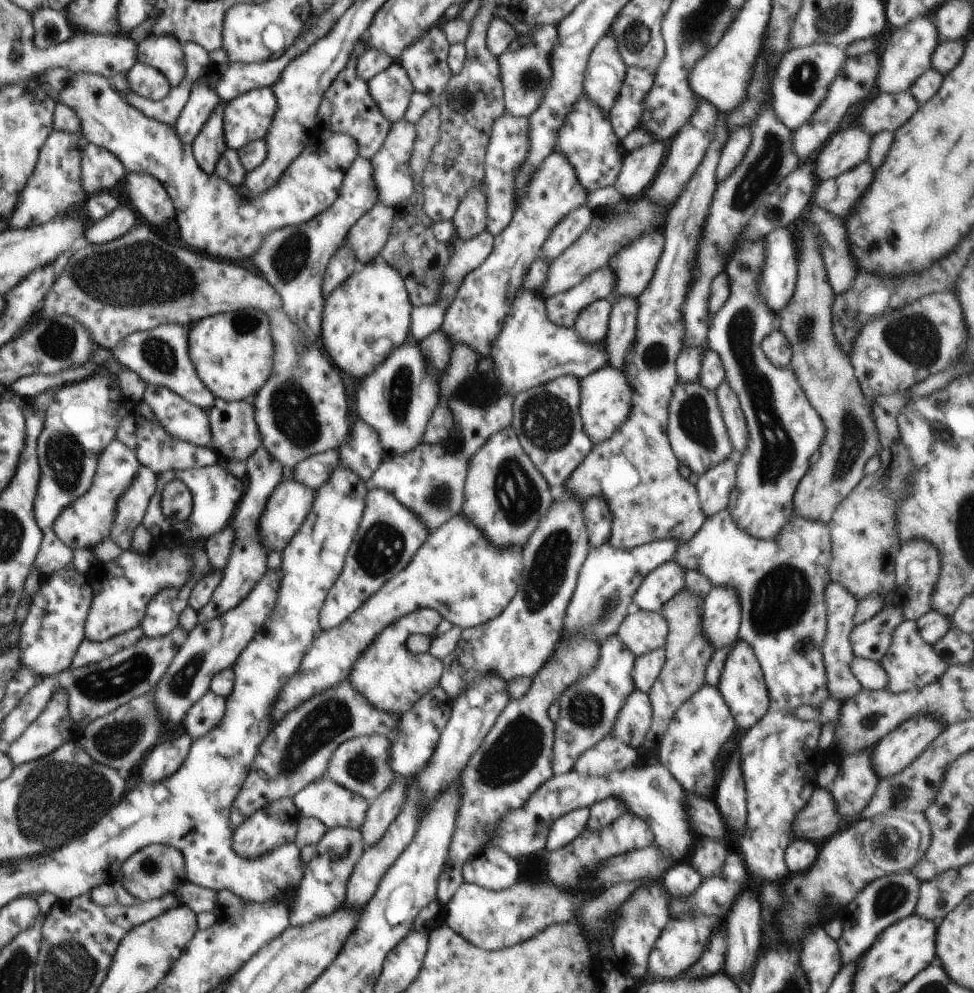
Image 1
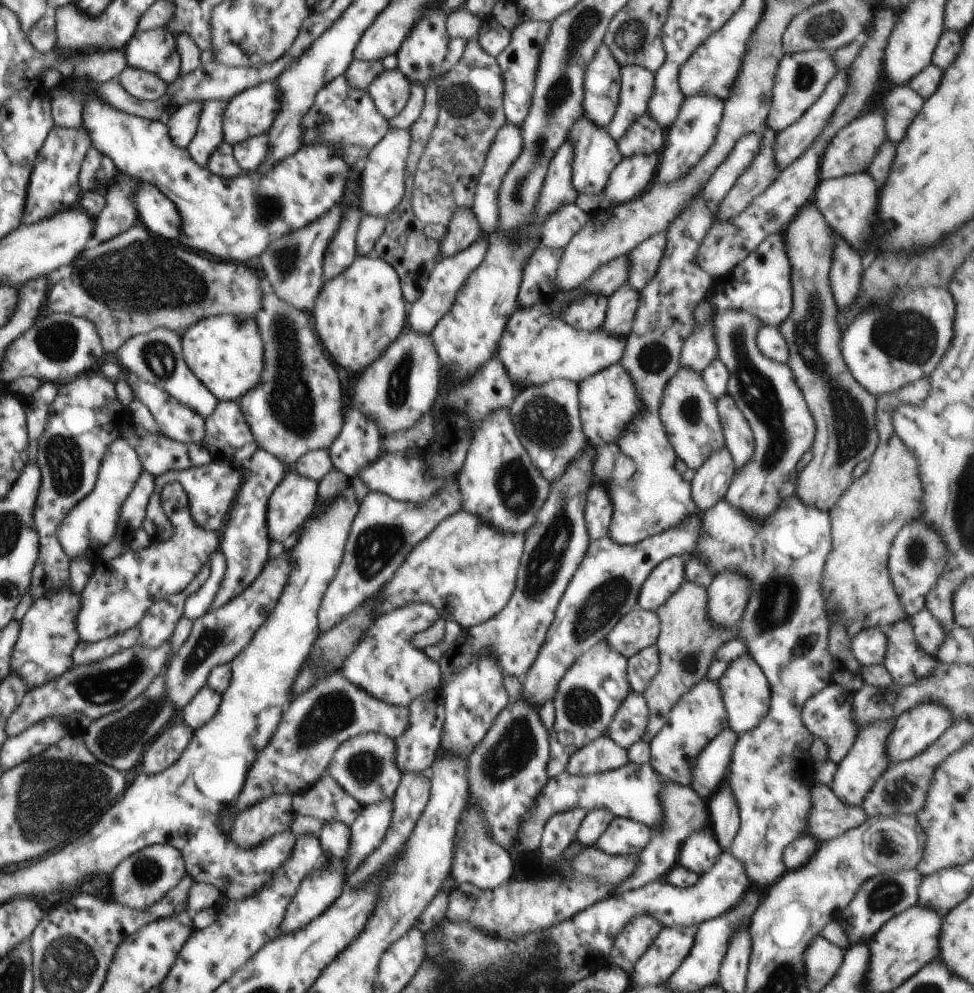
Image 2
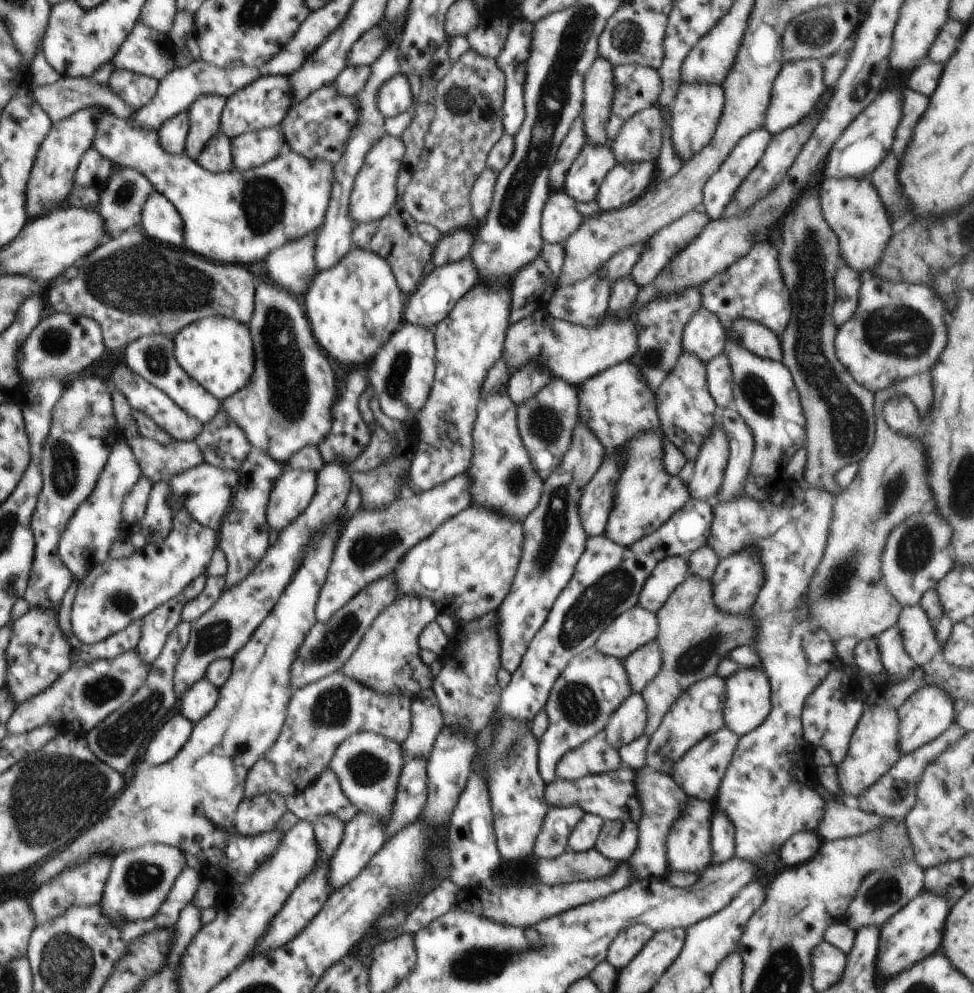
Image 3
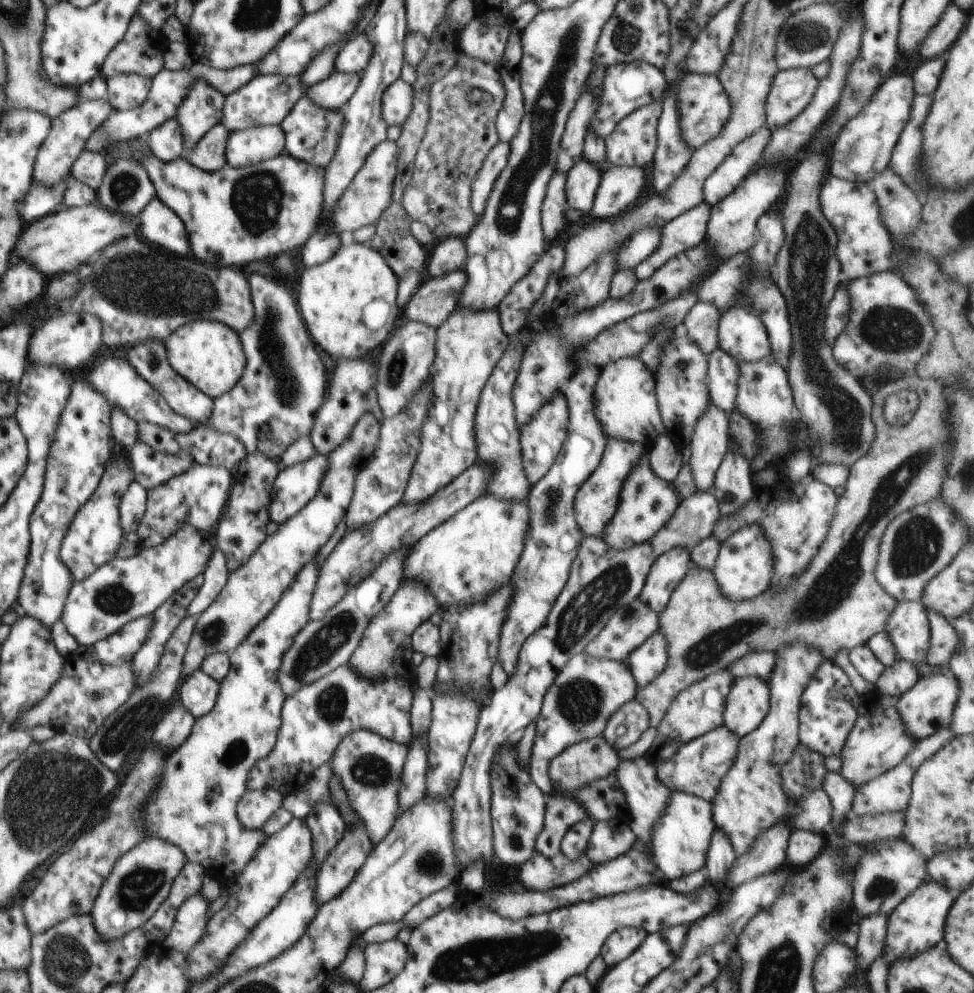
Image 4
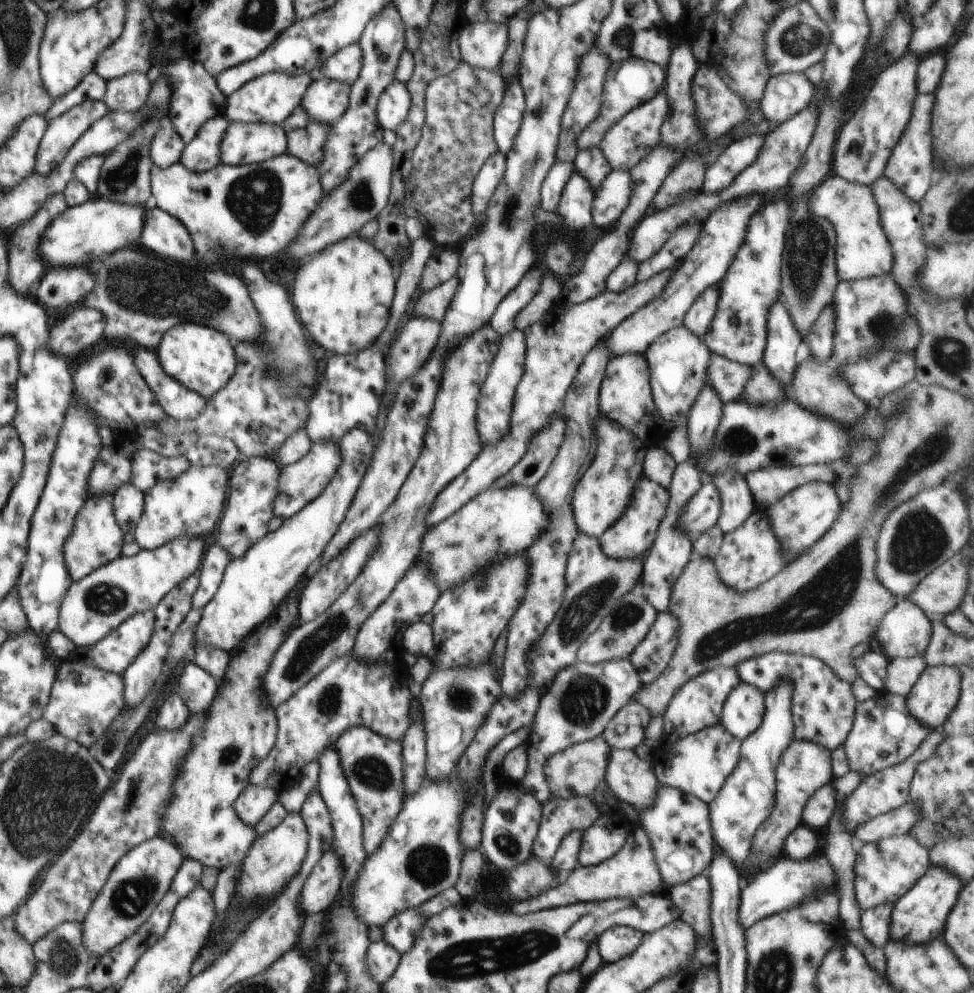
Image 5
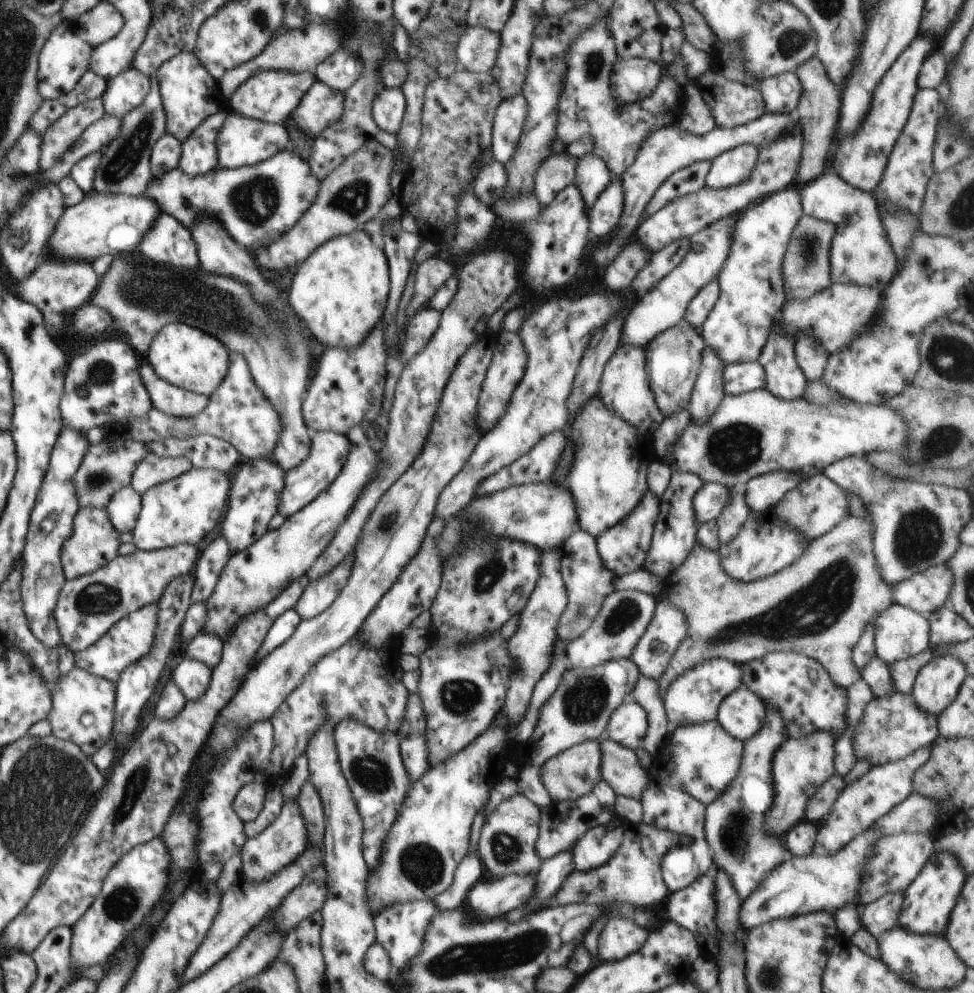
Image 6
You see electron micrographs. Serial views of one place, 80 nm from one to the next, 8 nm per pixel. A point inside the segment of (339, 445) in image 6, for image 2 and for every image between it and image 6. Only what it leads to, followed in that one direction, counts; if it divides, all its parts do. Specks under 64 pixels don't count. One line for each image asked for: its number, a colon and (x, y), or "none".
2: (293, 500)
3: (293, 491)
4: (295, 486)
5: (299, 483)

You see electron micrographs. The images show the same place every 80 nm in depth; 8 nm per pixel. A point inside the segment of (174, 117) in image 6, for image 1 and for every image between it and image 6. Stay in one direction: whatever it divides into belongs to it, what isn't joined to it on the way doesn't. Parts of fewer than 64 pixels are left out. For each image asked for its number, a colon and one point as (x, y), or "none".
1: (209, 145)
2: (209, 135)
3: (205, 112)
4: (203, 108)
5: (196, 98)

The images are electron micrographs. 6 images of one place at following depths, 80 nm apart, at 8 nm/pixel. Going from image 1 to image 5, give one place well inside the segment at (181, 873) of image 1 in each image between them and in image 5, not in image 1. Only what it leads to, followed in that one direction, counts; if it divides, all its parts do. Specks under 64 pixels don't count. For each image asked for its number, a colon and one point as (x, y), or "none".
2: (143, 878)
3: (139, 881)
4: (141, 879)
5: (136, 885)

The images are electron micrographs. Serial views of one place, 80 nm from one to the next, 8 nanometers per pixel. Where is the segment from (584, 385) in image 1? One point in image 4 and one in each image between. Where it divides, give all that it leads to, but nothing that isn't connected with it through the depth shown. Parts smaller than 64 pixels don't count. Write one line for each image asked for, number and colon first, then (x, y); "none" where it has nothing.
2: (608, 400)
3: (616, 404)
4: (624, 395)

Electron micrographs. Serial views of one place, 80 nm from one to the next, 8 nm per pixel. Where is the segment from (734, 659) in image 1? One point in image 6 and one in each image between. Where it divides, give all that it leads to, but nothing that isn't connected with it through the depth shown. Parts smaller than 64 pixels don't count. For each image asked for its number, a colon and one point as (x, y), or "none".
2: (745, 690)
3: (747, 703)
4: (747, 704)
5: (744, 708)
6: (741, 713)

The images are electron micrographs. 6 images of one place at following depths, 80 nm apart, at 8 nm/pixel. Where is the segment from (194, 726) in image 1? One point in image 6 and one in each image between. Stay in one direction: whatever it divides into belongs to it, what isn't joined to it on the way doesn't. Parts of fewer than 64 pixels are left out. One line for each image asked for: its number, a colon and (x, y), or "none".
2: (200, 710)
3: (200, 698)
4: (198, 693)
5: (197, 688)
6: (192, 677)

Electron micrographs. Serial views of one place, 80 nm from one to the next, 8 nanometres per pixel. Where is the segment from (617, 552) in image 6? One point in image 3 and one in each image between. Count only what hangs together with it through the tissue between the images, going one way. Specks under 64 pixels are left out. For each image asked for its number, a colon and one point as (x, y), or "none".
3: (646, 497)
4: (646, 503)
5: (631, 536)

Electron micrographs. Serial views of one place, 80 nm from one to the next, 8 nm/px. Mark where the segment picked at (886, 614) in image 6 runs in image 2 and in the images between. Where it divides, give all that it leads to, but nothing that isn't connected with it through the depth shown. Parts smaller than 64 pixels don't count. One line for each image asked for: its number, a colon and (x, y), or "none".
2: (929, 634)
3: (919, 638)
4: (908, 626)
5: (905, 631)

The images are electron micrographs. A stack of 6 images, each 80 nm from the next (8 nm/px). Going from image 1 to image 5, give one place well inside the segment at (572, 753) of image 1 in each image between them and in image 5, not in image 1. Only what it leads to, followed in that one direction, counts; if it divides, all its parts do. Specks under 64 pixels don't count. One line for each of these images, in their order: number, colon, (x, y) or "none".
2: (587, 697)
3: (593, 685)
4: (586, 692)
5: (580, 701)

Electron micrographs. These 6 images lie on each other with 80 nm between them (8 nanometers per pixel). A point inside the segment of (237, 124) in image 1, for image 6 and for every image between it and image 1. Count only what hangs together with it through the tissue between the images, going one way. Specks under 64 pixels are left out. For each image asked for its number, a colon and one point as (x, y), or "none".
2: (251, 113)
3: (263, 104)
4: (266, 100)
5: (269, 98)
6: (271, 96)

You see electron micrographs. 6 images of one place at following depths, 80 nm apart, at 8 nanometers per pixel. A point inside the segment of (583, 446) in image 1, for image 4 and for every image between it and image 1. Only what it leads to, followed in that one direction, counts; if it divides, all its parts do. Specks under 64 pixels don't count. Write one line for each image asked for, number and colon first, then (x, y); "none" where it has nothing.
2: (546, 418)
3: (546, 423)
4: (542, 437)

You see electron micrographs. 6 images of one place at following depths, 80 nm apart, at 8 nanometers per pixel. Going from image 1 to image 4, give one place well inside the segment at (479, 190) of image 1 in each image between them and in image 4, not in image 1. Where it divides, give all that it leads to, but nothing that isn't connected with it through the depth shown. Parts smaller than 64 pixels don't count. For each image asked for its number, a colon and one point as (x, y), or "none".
2: (463, 229)
3: (452, 247)
4: (444, 257)

